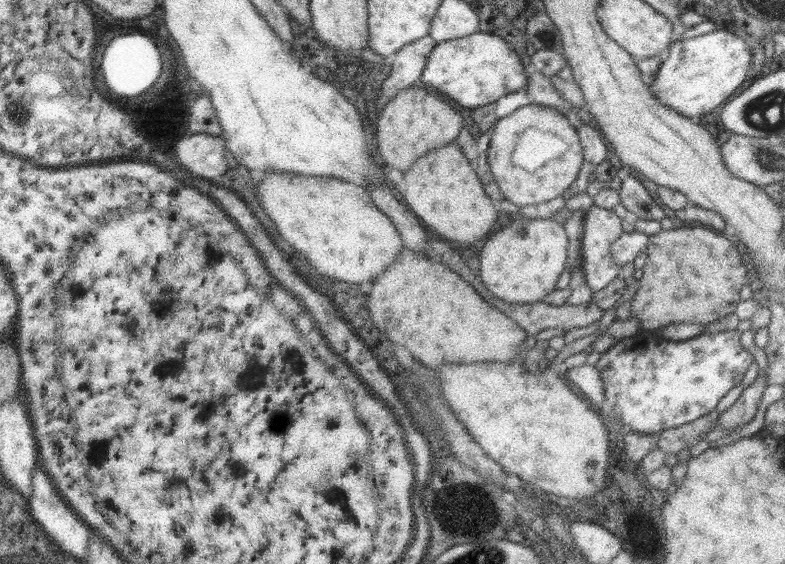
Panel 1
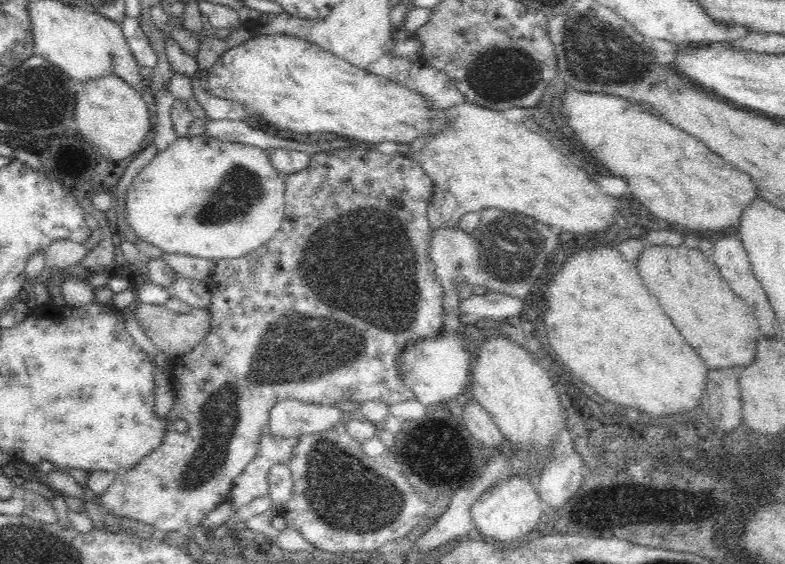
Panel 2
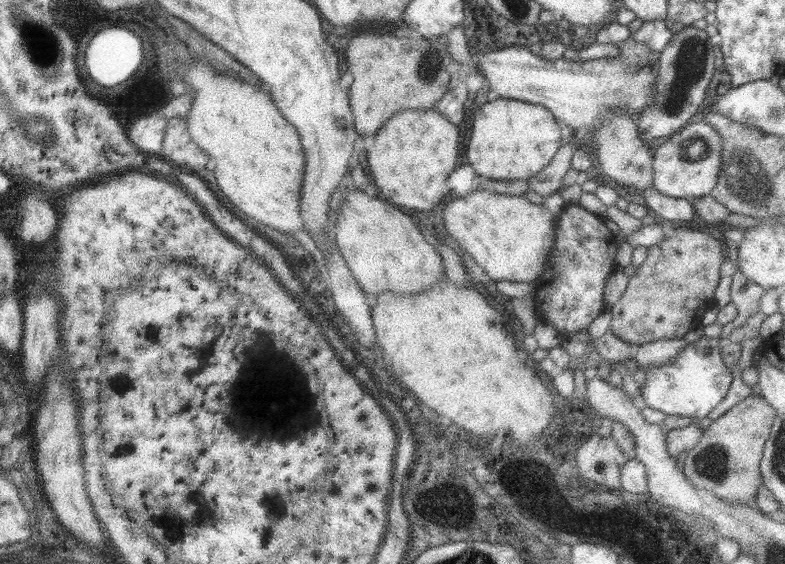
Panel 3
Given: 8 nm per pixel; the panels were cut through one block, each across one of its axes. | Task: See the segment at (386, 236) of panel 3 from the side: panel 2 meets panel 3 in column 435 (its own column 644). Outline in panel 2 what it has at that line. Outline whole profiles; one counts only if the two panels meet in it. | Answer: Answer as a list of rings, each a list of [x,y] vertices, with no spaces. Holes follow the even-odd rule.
[[[683,244],[646,245],[637,258],[636,267],[646,288],[672,318],[684,340],[704,360],[708,370],[743,369],[754,362],[761,336],[759,322],[748,303],[730,288],[707,255]]]

